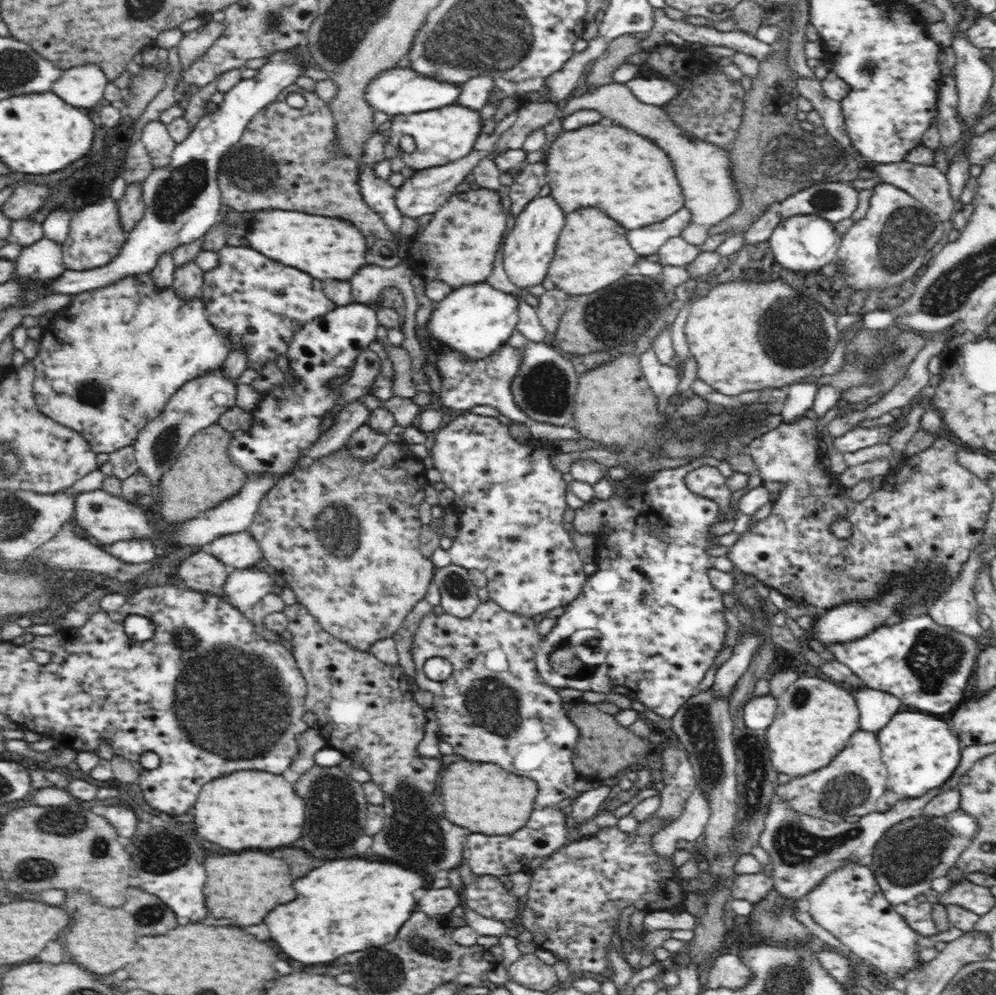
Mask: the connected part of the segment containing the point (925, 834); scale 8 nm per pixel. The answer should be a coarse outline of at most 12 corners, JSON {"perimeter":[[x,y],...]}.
{"perimeter":[[962,809],[888,828],[869,865],[895,908],[931,888],[978,829]]}

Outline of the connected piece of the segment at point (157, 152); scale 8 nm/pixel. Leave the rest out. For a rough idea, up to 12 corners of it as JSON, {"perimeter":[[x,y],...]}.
{"perimeter":[[160,120],[142,130],[140,140],[152,168],[169,165],[177,145]]}

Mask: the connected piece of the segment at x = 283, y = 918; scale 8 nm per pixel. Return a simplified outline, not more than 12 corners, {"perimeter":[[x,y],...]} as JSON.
{"perimeter":[[330,860],[264,922],[302,964],[392,942],[424,876]]}

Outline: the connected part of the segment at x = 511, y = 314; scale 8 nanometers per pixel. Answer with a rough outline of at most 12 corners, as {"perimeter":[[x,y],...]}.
{"perimeter":[[486,281],[436,303],[429,346],[486,358],[512,336],[518,299]]}

